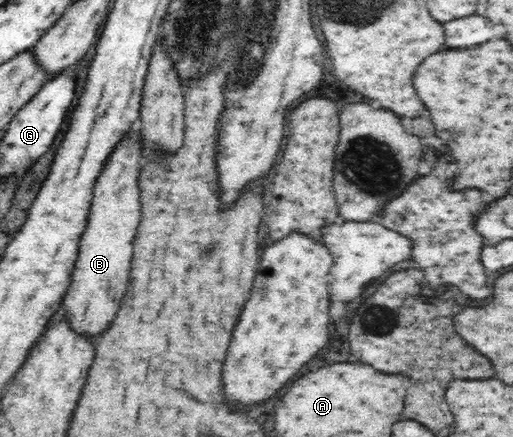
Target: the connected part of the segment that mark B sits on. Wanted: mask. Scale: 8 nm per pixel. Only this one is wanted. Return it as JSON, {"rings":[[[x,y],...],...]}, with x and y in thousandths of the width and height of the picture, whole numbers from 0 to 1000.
{"rings":[[[253,300],[228,325],[216,348],[189,419],[181,430],[181,458],[170,494],[168,522],[160,531],[152,590],[140,613],[136,654],[121,682],[129,735],[148,760],[199,764],[226,728],[234,691],[242,682],[257,595],[257,554],[273,513],[273,435],[269,389],[283,352],[273,320]]]}

